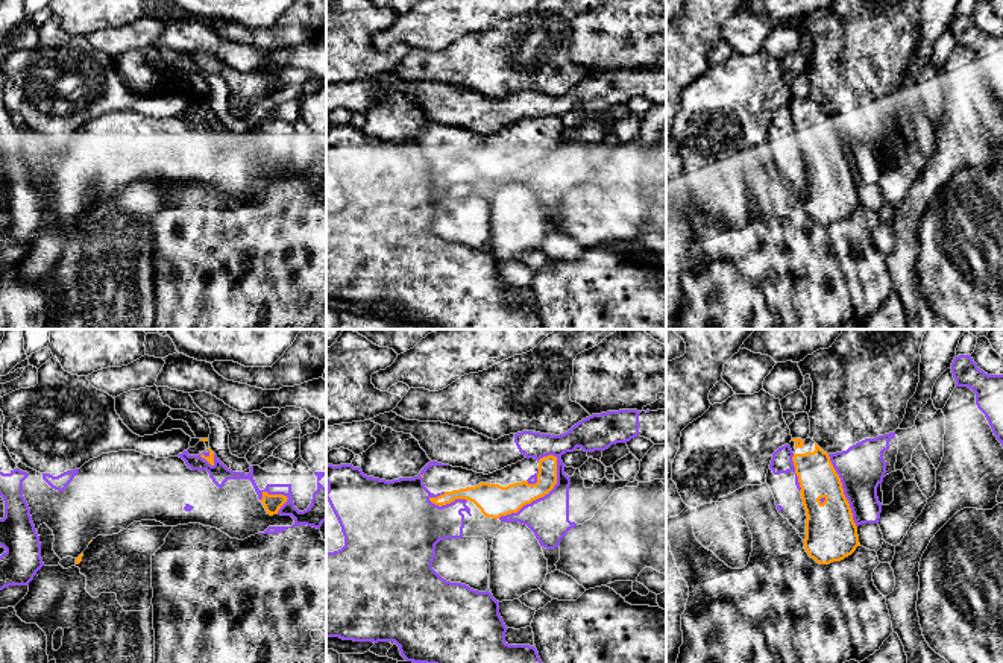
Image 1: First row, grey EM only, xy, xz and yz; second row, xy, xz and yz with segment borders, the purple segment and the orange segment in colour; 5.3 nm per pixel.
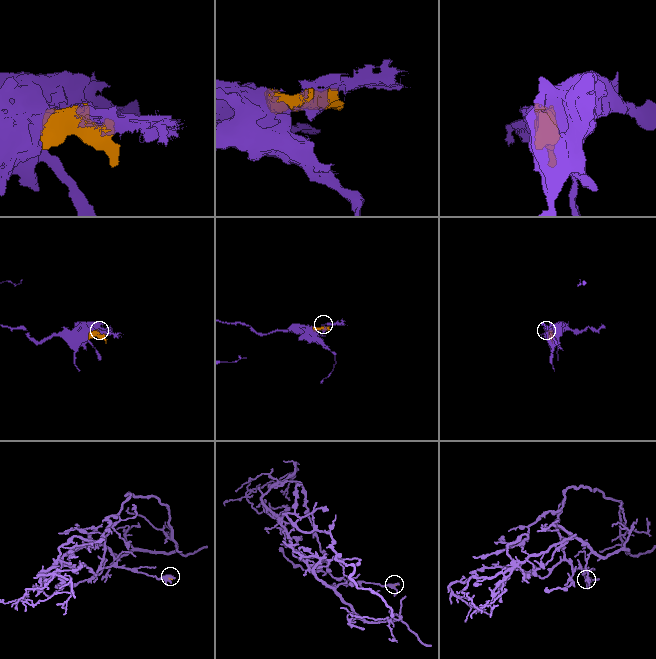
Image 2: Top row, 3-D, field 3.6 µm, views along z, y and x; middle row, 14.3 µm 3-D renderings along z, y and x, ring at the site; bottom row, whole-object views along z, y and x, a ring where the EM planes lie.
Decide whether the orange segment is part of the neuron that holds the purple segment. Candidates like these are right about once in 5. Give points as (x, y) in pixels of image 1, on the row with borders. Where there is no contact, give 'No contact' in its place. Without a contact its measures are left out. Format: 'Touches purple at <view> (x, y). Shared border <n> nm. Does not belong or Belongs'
Touches purple at xz (540, 498). Shared border 460 nm. Does not belong

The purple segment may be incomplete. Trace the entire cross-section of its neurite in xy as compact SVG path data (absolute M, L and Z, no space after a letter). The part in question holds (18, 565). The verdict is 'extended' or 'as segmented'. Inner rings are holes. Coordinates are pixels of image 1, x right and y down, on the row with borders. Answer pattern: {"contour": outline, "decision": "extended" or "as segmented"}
{"contour": "M14 469L9 473L0 472L0 496L5 501L5 517L0 519L0 546L6 549L0 555L0 590L9 586L29 586L36 572L44 566L39 536L23 496L23 481L27 476L29 473L20 469Z", "decision": "as segmented"}

